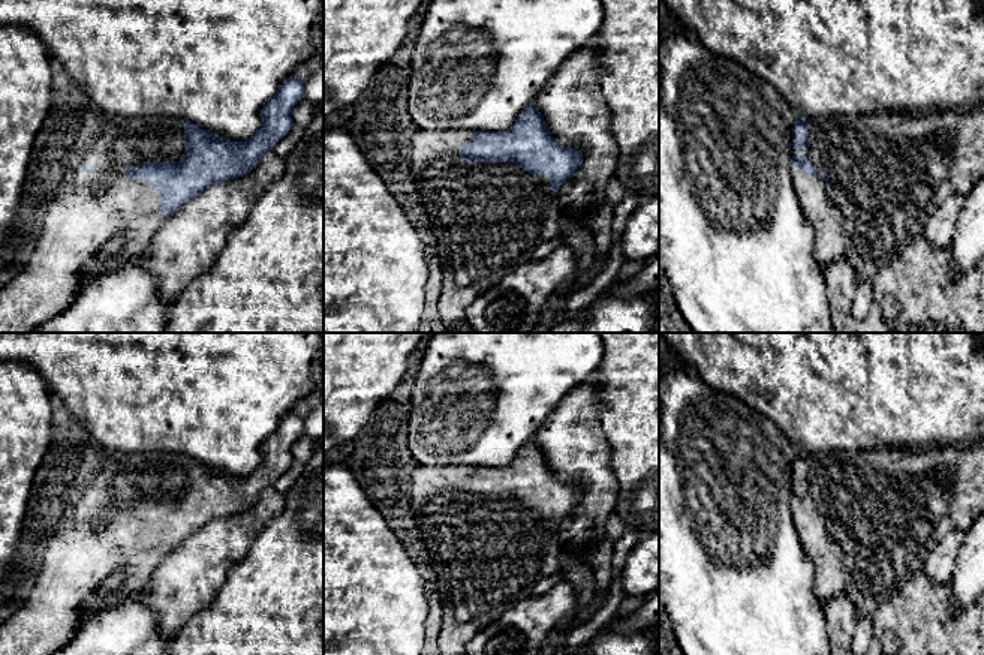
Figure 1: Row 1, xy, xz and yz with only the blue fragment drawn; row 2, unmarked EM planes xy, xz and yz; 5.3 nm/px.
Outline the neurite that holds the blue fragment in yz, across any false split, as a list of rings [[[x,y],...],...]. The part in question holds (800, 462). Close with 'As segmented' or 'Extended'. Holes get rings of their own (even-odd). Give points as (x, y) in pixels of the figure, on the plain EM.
[[[962,447],[927,453],[878,448],[872,451],[798,451],[792,463],[792,520],[801,547],[815,568],[813,592],[825,603],[848,592],[858,615],[851,651],[867,652],[873,634],[872,619],[882,601],[893,597],[915,573],[927,555],[954,531],[969,532],[984,513],[984,447]]]. Extended

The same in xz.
[[[527,441],[515,459],[503,468],[424,466],[410,474],[410,504],[415,510],[422,541],[442,597],[442,627],[437,637],[440,655],[467,655],[467,643],[508,609],[532,597],[533,586],[559,571],[563,546],[557,529],[560,522],[581,502],[578,484],[560,481],[550,469],[538,444]]]. Extended

